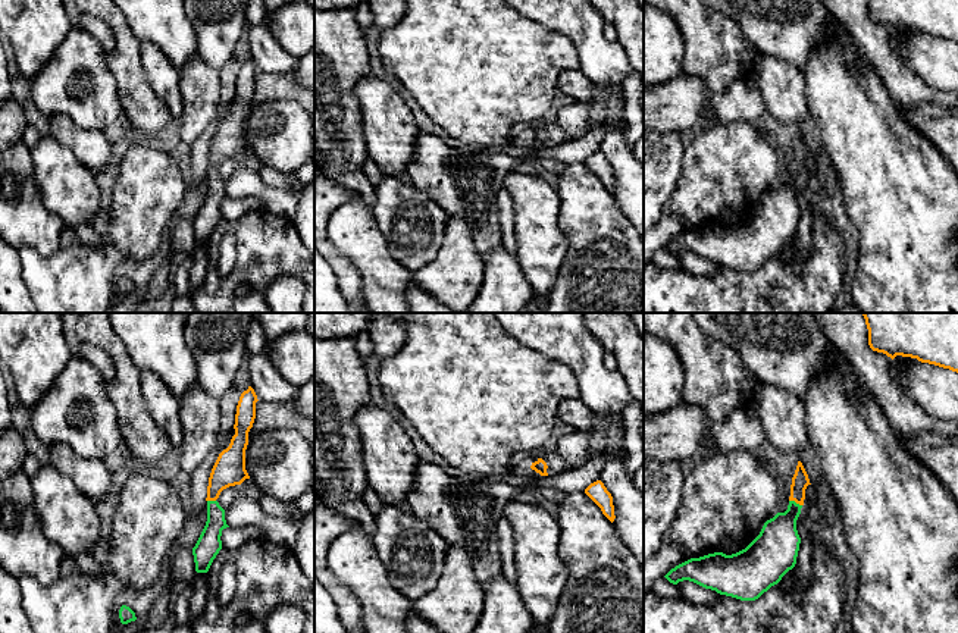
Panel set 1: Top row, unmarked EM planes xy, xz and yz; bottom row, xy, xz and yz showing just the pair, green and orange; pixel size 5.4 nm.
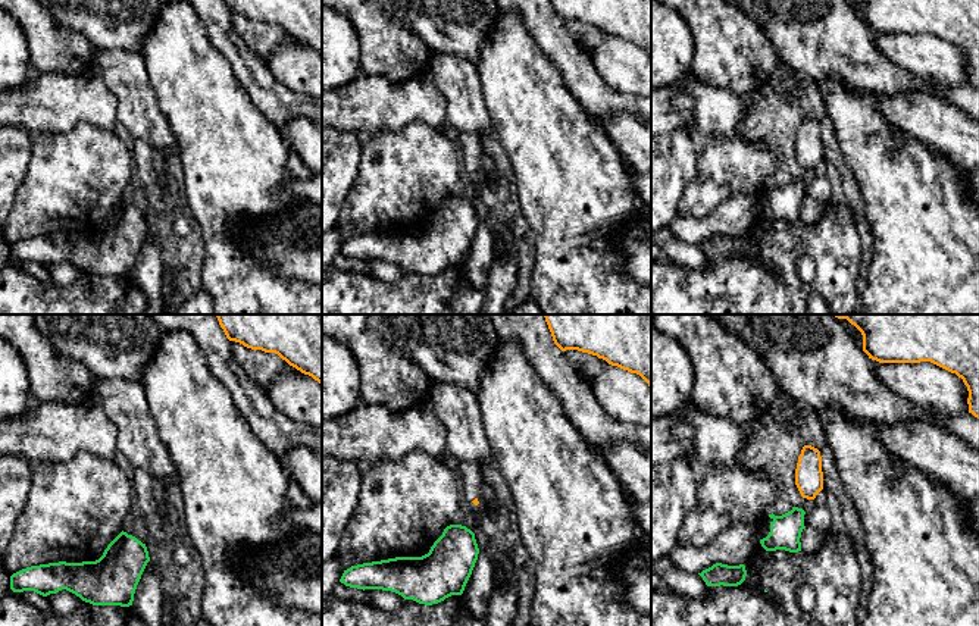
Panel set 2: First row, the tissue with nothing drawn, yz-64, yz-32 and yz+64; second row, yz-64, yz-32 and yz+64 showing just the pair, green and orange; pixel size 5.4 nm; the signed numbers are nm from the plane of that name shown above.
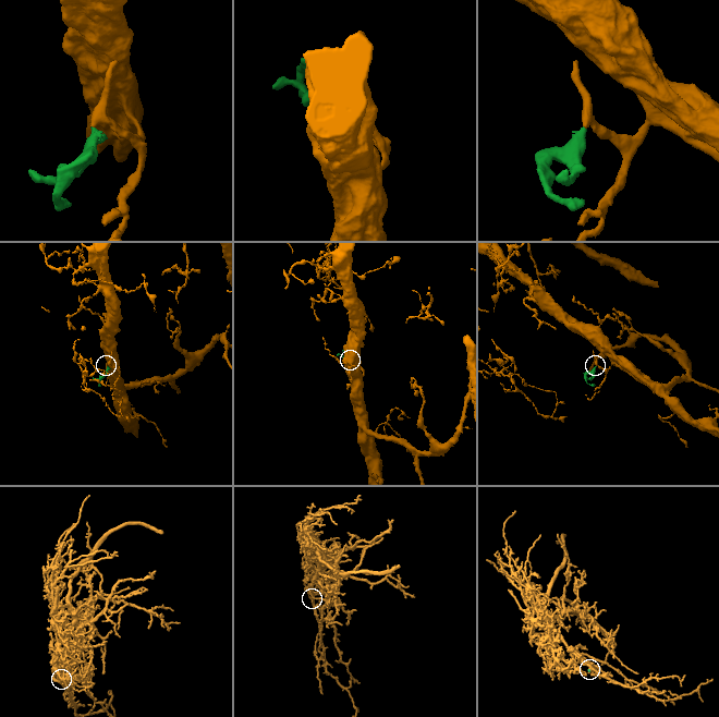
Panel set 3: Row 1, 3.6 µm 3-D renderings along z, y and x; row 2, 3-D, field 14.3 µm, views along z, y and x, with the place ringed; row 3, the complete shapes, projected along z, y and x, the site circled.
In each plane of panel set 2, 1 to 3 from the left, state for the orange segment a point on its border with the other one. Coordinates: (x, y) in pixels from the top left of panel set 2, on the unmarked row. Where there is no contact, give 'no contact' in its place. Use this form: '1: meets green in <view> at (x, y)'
1: no contact
2: no contact
3: no contact

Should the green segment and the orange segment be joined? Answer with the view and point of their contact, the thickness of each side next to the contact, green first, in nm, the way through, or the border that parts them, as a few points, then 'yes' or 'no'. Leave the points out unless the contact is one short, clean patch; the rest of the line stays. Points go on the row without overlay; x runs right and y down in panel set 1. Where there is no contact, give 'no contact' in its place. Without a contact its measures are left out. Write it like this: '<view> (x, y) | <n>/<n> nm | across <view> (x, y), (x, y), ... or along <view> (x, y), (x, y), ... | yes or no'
yz (794, 172) | 240/90 nm | across yz (778, 215), (794, 172), (800, 152) | yes

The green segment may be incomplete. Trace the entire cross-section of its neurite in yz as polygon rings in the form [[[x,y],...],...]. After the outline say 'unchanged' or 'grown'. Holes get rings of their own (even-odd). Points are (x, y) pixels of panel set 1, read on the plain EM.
[[[798,132],[788,181],[767,191],[760,206],[745,220],[732,226],[714,223],[691,229],[671,239],[664,248],[673,256],[689,251],[741,272],[758,270],[796,235],[801,214],[796,191],[808,156],[811,156],[808,145]]]; grown

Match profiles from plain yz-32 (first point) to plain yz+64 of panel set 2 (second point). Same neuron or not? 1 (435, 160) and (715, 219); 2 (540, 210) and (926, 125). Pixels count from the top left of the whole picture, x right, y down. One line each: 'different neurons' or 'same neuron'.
1: different neurons
2: different neurons

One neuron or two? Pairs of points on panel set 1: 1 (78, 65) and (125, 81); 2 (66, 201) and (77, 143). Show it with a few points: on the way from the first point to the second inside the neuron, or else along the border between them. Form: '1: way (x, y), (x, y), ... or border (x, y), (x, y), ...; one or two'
1: border (102, 52), (116, 85), (121, 110); two
2: border (50, 134), (93, 174); two

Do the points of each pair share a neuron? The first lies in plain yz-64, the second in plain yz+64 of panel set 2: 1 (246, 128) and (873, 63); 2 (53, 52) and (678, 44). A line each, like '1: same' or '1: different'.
1: different
2: different

